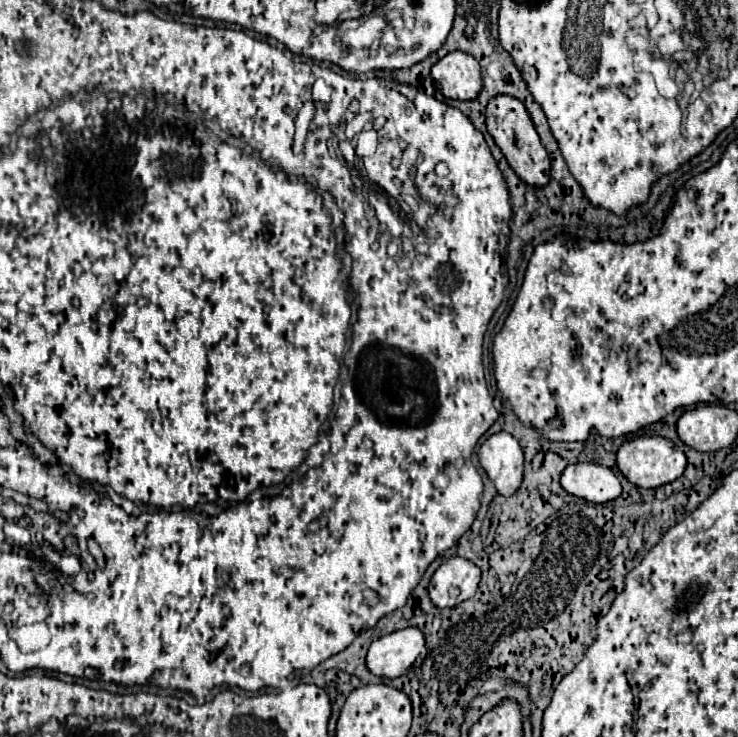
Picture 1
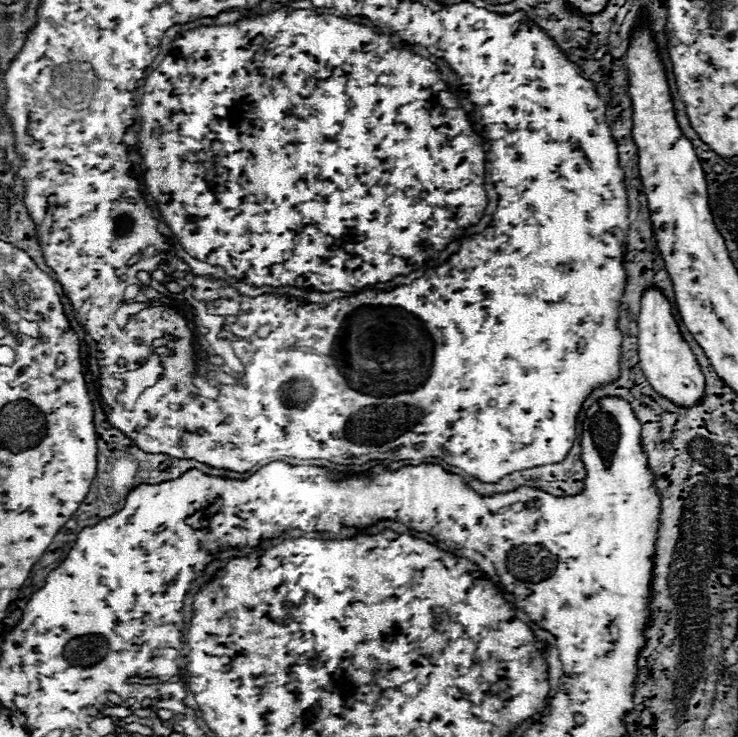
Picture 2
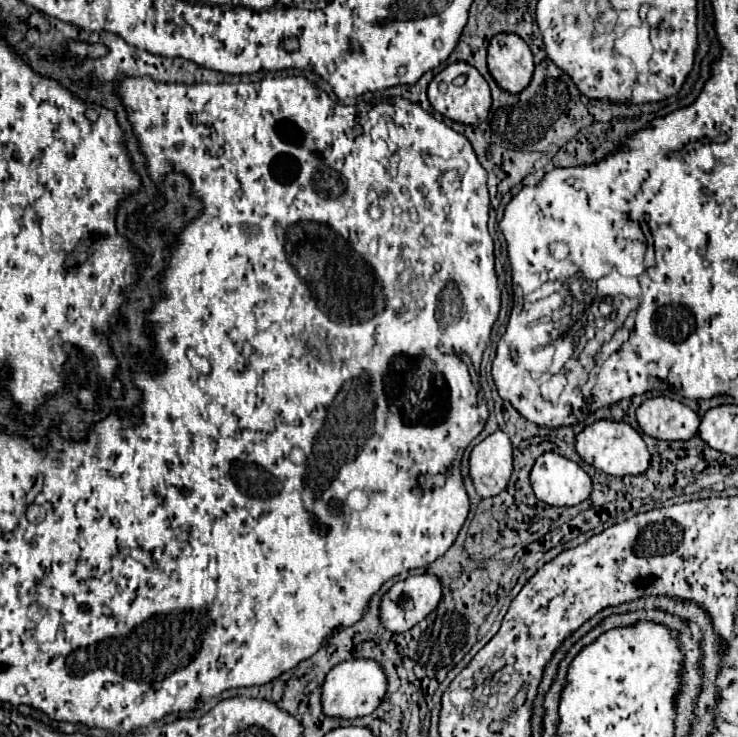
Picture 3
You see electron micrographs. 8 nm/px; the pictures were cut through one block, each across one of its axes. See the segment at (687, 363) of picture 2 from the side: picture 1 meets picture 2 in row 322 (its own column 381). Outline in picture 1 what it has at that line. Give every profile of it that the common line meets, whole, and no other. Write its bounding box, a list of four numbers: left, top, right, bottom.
[366,628,424,678]

